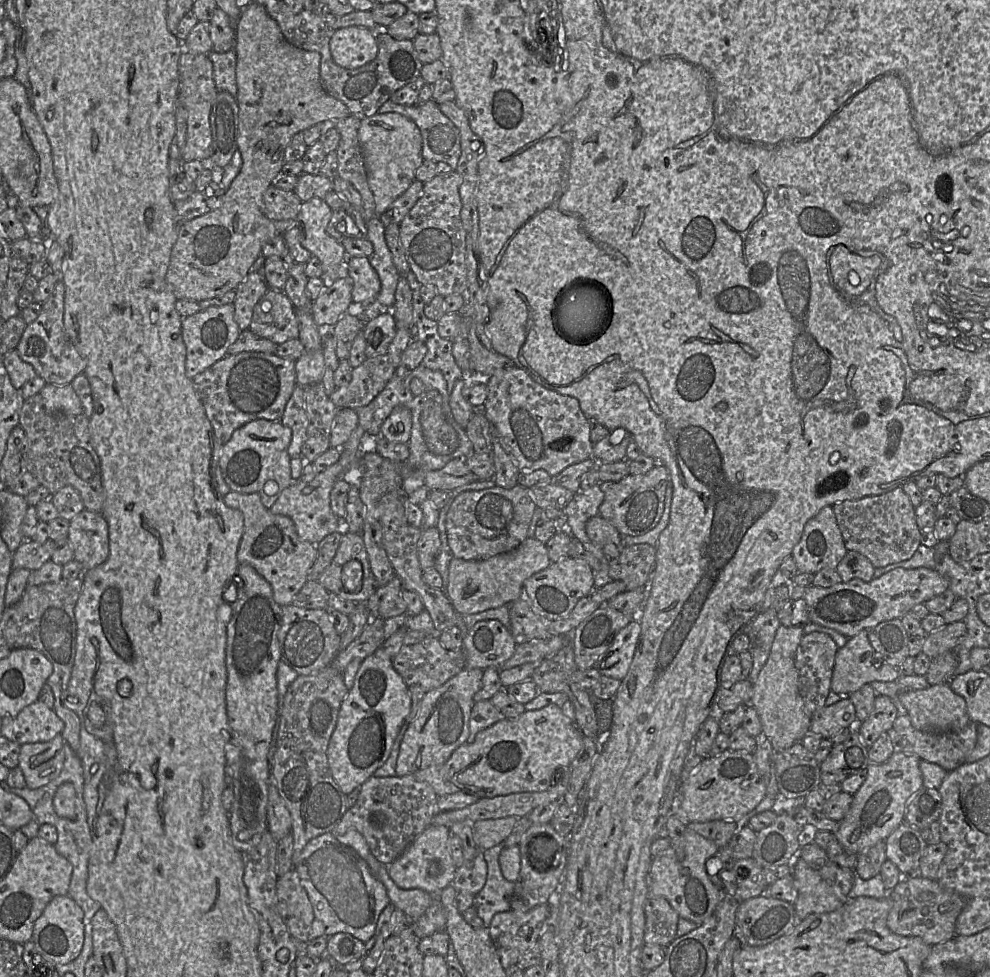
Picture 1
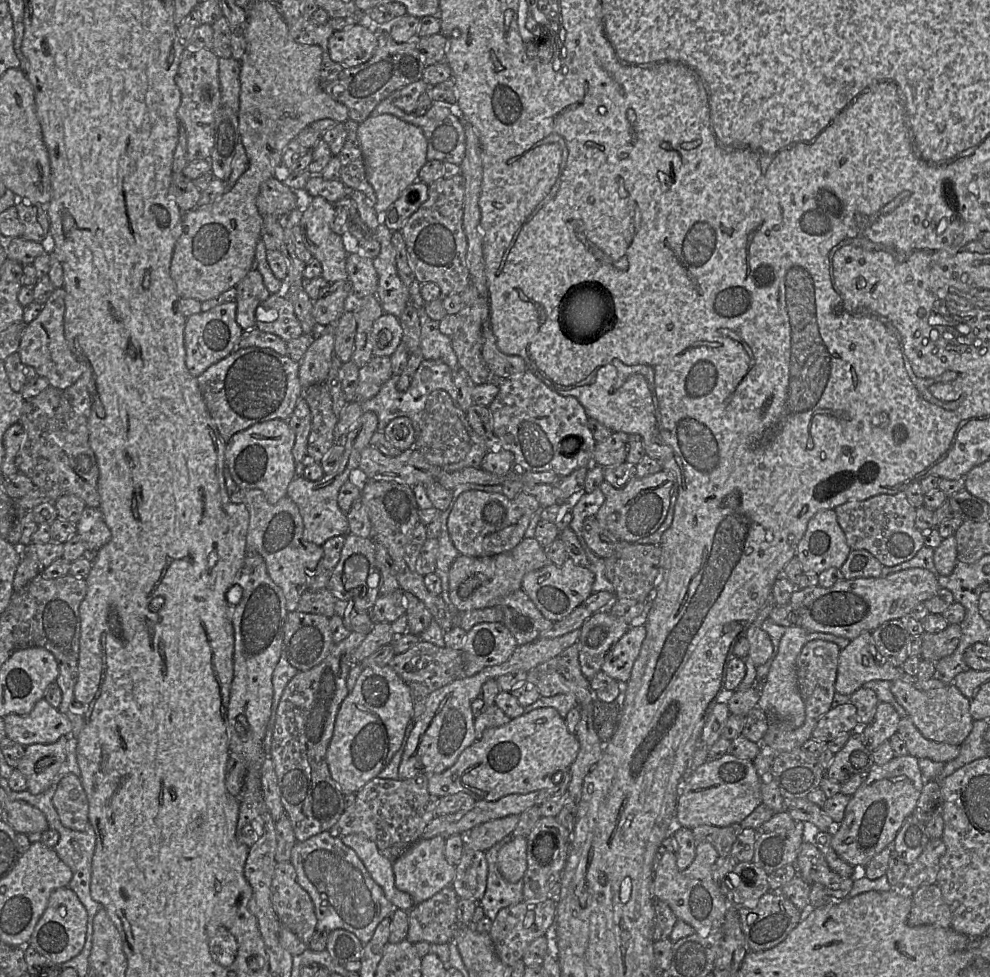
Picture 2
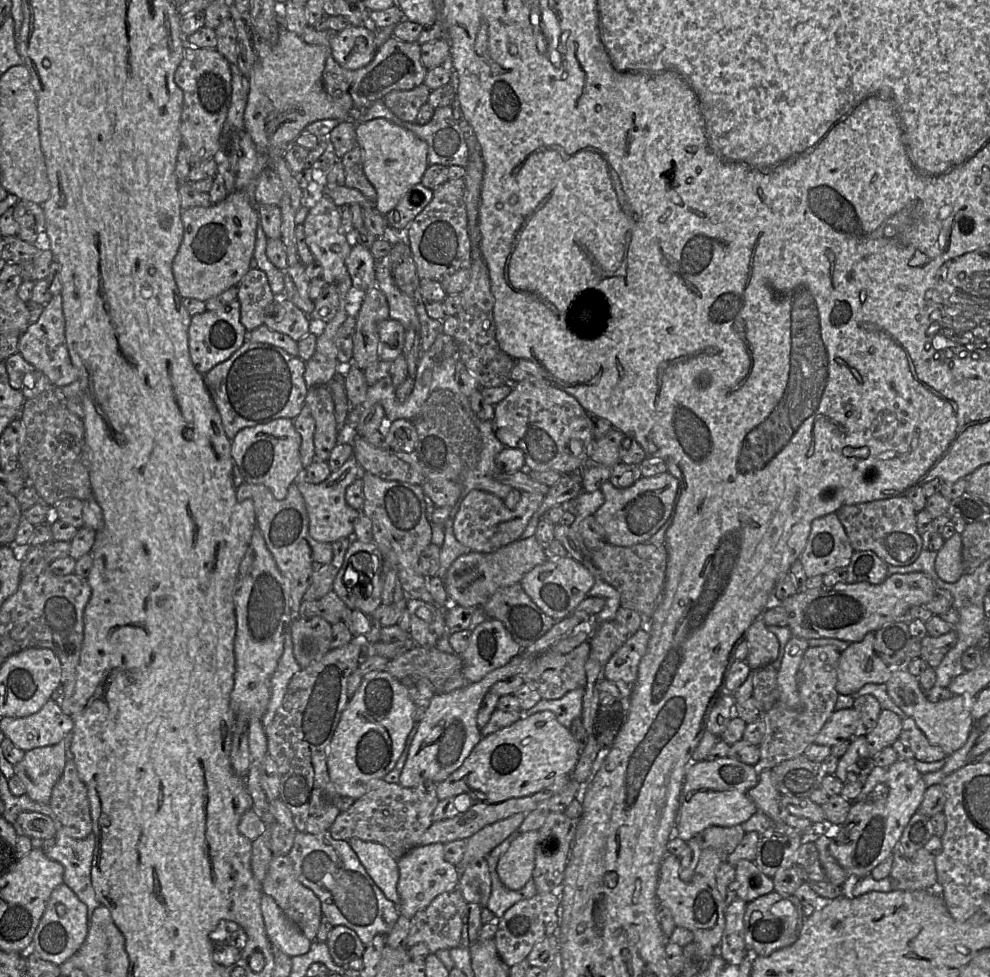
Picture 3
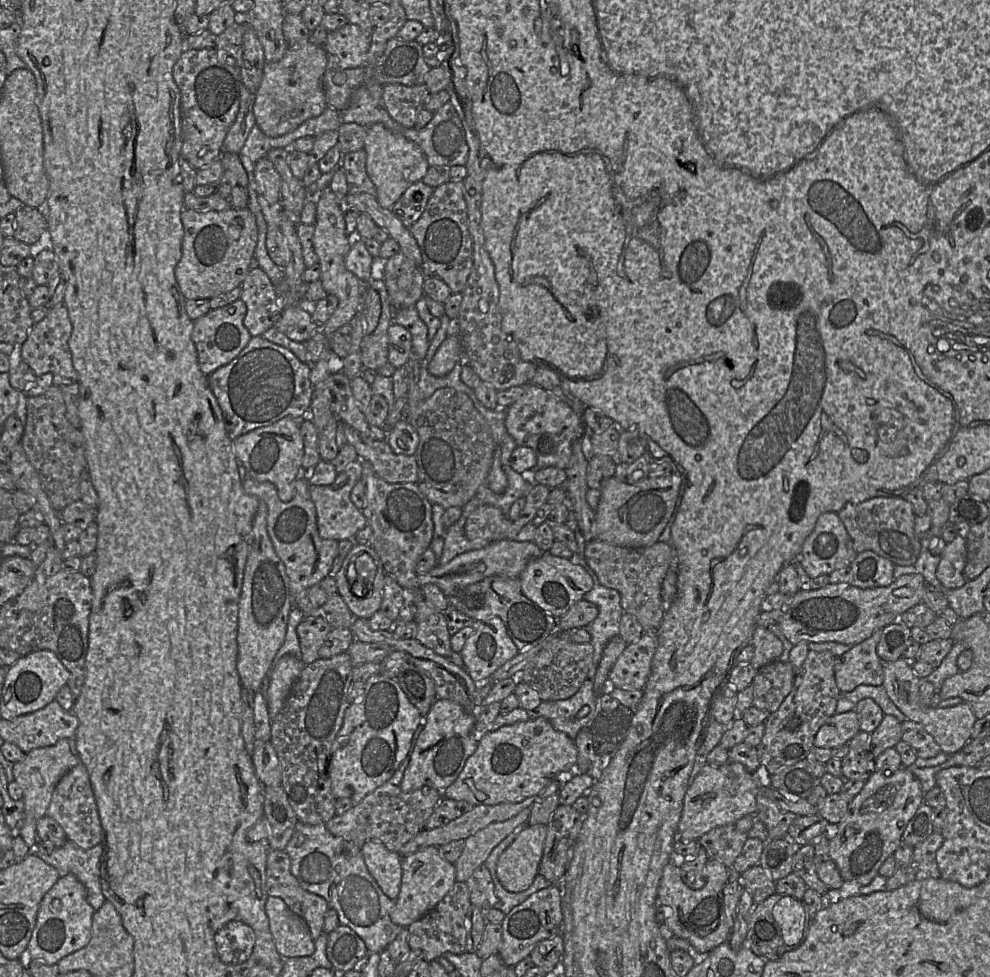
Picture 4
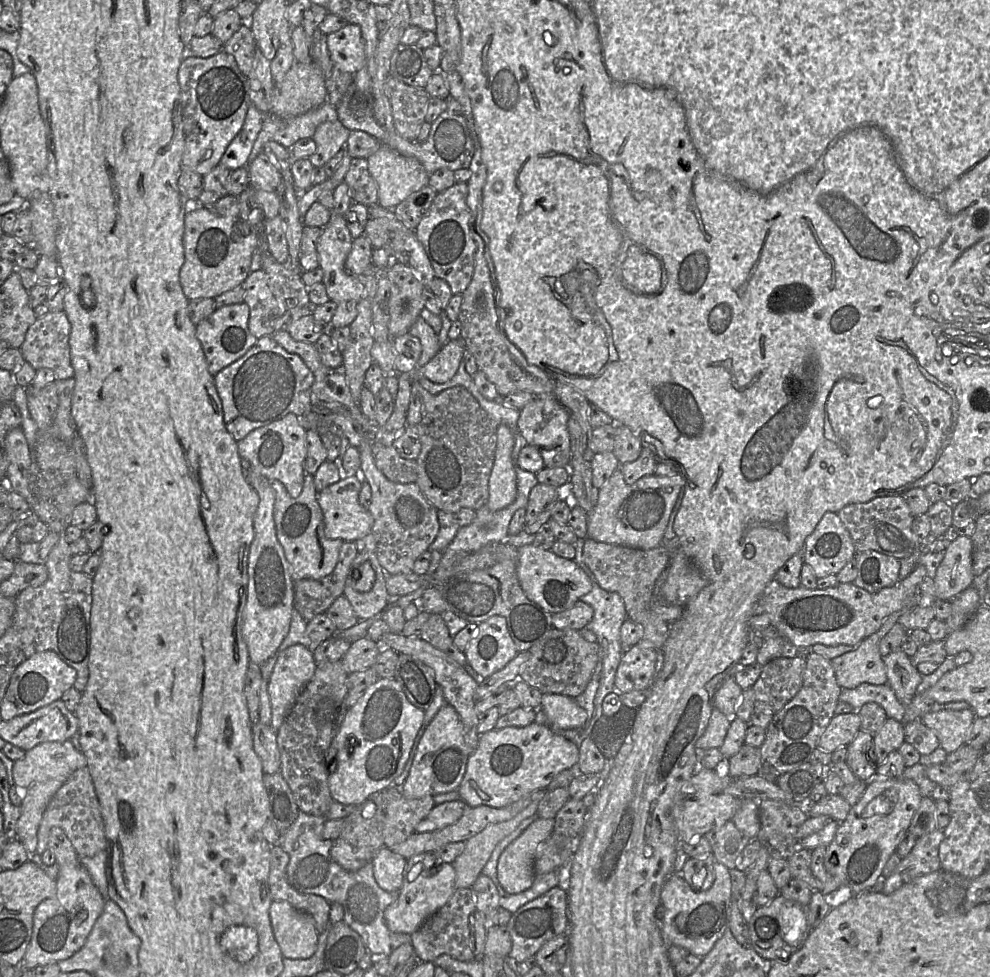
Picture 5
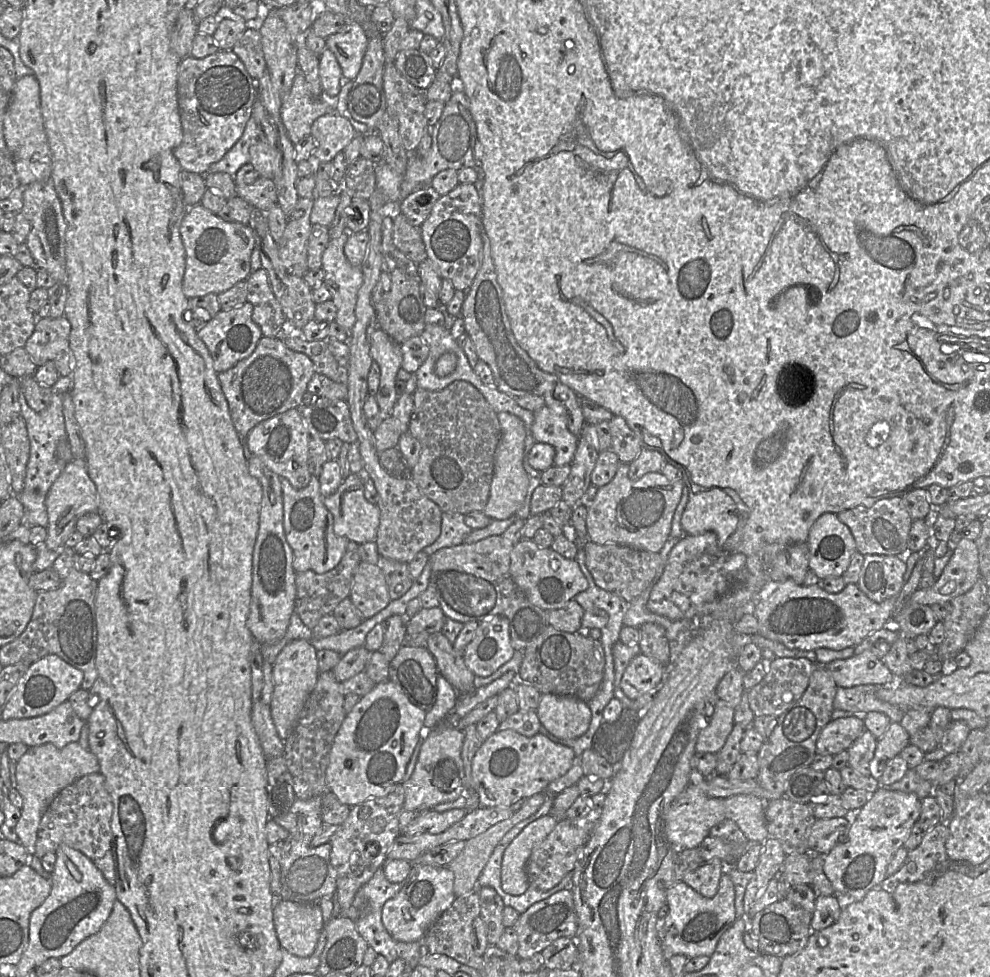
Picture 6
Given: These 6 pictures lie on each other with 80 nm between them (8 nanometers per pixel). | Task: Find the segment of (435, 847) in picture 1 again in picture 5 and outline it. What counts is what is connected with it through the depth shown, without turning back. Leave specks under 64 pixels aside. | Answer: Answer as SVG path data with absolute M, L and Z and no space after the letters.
M422 853L409 858L403 873L403 884L395 903L386 908L384 919L394 933L411 935L425 920L443 907L455 891L455 870L452 864L438 861L434 853Z

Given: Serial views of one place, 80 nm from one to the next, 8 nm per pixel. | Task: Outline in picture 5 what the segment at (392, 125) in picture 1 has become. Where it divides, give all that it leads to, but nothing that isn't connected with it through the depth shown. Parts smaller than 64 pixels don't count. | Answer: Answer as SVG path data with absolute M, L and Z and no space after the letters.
M381 145L367 160L369 172L377 185L378 204L385 209L394 209L410 194L428 185L430 175L416 158L403 156L386 145Z

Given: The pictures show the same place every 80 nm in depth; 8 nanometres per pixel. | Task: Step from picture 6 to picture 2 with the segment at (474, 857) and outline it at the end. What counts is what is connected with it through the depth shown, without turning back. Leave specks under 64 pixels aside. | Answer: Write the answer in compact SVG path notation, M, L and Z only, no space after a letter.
M509 815L479 824L466 835L461 835L463 842L471 843L476 849L485 852L504 837L512 834L519 822L519 816Z

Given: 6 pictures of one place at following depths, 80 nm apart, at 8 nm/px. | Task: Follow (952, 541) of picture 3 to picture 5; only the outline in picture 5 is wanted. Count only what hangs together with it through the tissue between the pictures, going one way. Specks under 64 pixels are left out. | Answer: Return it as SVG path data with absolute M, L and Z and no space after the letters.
M959 536L945 550L944 559L934 578L937 600L952 601L972 585L972 541L970 537Z

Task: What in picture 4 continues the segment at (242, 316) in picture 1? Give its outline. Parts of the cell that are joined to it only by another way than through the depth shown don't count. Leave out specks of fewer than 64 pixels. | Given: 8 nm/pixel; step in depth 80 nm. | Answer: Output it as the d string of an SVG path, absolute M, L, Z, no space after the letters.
M259 267L249 270L241 285L240 299L246 304L247 312L244 318L244 326L253 336L262 334L280 319L284 306L280 304L280 296L267 274Z

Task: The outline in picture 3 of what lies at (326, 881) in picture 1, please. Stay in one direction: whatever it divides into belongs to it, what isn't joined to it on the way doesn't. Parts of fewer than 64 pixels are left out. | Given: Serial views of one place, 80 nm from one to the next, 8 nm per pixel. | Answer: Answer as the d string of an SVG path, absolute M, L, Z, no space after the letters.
M329 830L319 834L297 831L288 856L293 863L298 881L319 898L322 914L333 927L345 926L350 928L356 932L365 946L369 945L376 935L387 936L391 932L400 916L398 906L388 900L374 883L348 841L332 838Z

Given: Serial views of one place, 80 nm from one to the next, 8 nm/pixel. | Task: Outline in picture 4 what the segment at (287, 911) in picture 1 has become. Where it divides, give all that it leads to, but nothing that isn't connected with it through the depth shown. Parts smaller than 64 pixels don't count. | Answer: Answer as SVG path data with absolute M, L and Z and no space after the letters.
M270 850L266 861L266 890L269 896L282 899L288 908L307 923L311 937L316 940L323 933L324 918L329 910L327 901L304 890L291 873L290 858L285 850Z

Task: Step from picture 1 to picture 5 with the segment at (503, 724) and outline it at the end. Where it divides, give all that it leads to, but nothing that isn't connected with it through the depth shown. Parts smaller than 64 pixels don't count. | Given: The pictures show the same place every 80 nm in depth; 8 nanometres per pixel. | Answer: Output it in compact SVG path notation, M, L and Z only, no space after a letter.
M533 722L524 727L493 729L479 736L478 746L468 758L466 771L457 792L460 800L470 807L485 805L503 808L530 793L546 789L560 772L576 765L578 757L578 746L554 733L550 725Z

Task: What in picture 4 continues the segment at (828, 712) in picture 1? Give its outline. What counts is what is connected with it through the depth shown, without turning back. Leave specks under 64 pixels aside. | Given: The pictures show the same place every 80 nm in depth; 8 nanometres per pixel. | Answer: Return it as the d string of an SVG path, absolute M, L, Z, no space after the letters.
M856 710L834 714L817 732L814 746L833 749L848 744L859 731L860 721Z

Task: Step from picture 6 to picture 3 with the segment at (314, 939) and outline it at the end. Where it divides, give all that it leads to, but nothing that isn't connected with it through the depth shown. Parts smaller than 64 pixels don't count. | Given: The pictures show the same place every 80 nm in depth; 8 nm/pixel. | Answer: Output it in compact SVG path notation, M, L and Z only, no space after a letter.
M263 894L261 911L273 947L289 957L301 956L310 950L312 942L284 915L272 897Z

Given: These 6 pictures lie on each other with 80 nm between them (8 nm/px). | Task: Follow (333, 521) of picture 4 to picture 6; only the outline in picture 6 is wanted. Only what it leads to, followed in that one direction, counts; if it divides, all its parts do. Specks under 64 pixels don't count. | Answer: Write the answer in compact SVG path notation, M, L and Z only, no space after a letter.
M350 474L334 494L323 500L333 516L335 534L357 544L376 542L380 523L380 510L366 500L364 489L358 474Z

